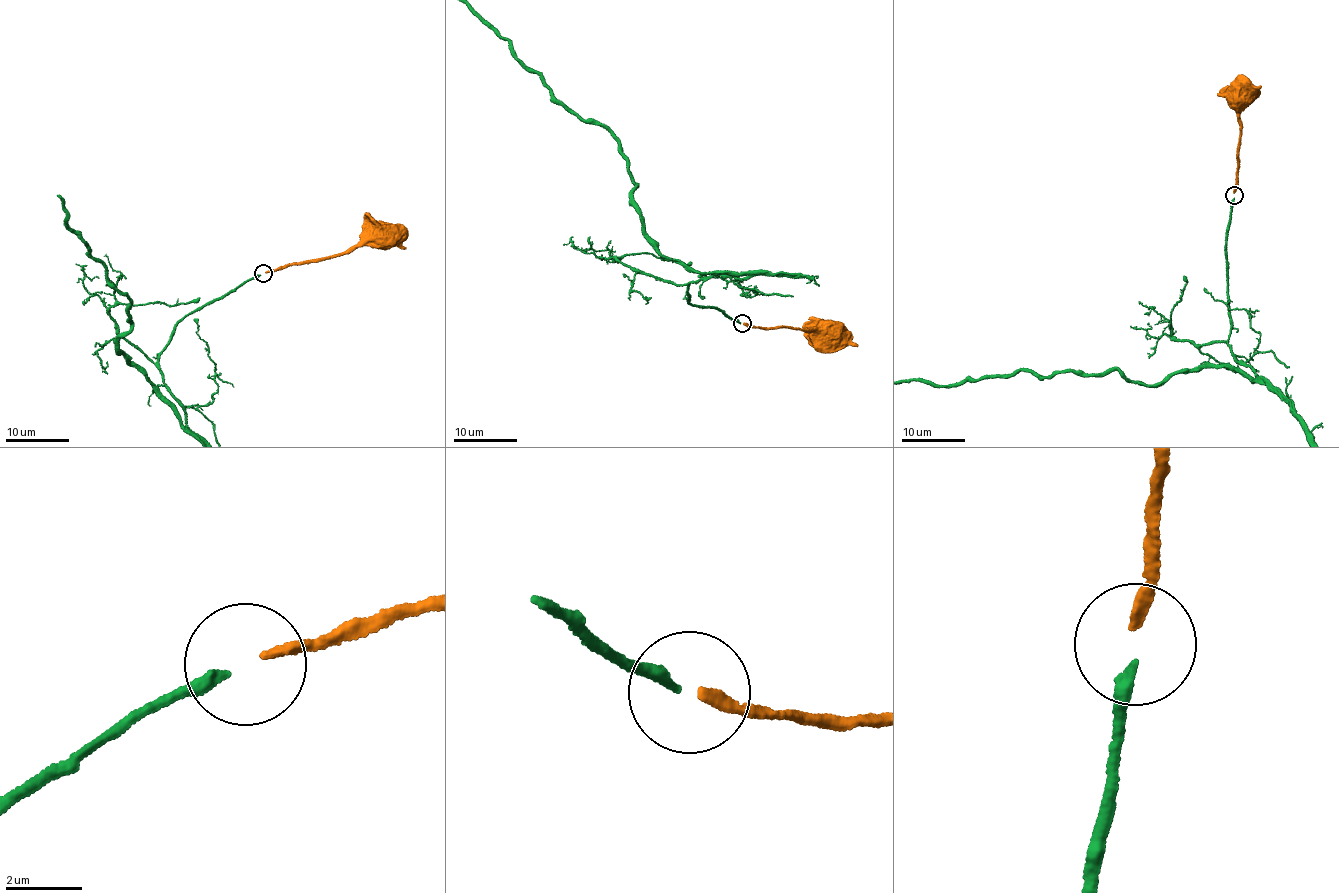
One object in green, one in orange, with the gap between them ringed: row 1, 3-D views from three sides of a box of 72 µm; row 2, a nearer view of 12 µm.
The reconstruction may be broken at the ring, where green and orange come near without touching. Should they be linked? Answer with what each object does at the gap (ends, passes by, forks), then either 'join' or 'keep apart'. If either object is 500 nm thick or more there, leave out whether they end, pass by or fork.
green ends | orange ends | join

